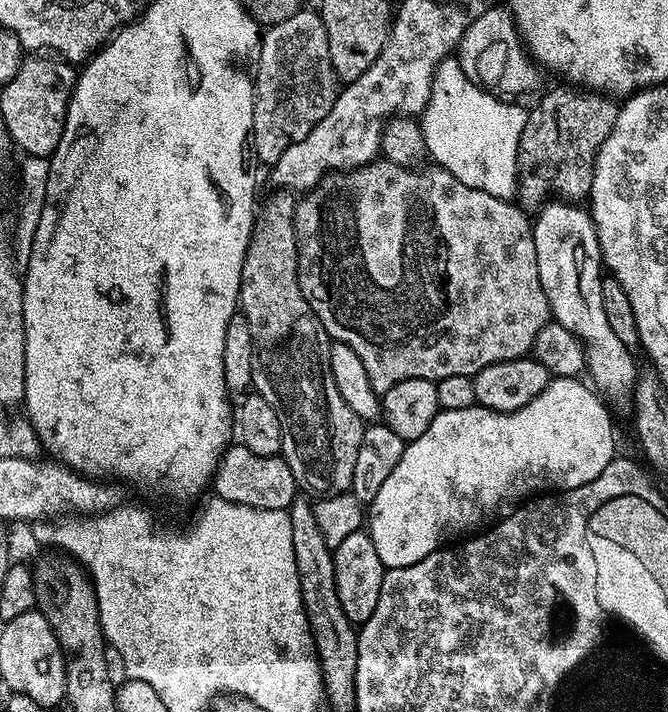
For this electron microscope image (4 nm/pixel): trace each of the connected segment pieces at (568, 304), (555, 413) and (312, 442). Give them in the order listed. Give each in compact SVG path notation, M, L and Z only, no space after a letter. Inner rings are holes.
M576 202L559 203L546 205L537 216L534 216L532 226L534 254L538 258L538 278L542 282L542 290L548 299L548 311L551 319L565 327L586 347L586 372L587 375L592 375L591 383L597 389L609 388L612 392L620 392L623 388L631 389L636 383L638 360L632 357L633 349L627 348L622 340L614 334L610 328L609 319L606 318L602 300L602 284L606 272L602 267L596 223L592 220L592 213L587 207Z
M573 377L551 379L538 398L517 412L492 412L479 406L442 410L434 422L430 422L426 434L407 441L402 458L398 458L398 466L394 466L390 478L382 482L378 498L372 500L366 516L366 531L385 569L409 568L414 562L422 562L422 558L436 549L455 541L452 540L455 536L464 538L483 529L505 511L503 508L507 504L515 505L528 498L523 496L531 492L544 494L551 490L559 494L597 480L617 455L616 432L612 429L612 416L607 406L582 380Z
M248 264L248 272L242 270L239 307L248 320L255 358L270 358L278 376L280 392L284 398L284 441L280 450L293 471L297 485L320 498L349 491L354 478L354 462L358 462L358 450L362 446L366 425L358 418L358 414L354 414L354 410L350 410L350 406L346 406L346 398L342 398L338 390L331 362L334 341L326 326L322 326L318 314L314 314L314 310L300 299L295 280L272 276L272 272L268 272L268 276L260 276L252 264Z

